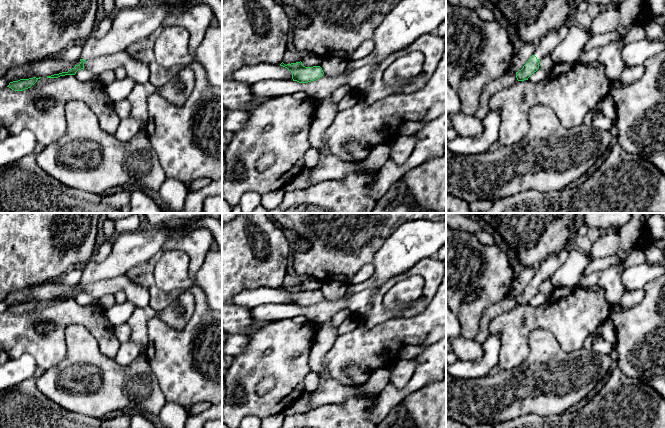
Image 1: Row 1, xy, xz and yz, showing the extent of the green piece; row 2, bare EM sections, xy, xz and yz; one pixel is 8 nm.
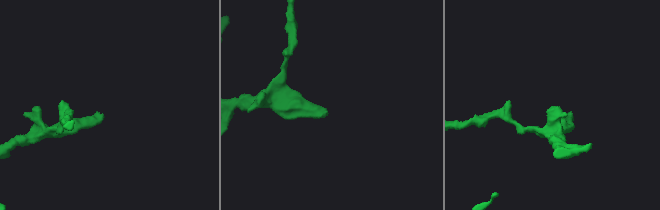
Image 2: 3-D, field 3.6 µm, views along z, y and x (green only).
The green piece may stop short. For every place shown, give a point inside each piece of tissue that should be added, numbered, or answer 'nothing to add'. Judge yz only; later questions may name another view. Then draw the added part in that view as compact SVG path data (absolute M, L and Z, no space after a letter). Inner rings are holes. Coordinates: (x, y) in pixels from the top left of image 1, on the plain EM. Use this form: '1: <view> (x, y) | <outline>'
1: yz (546, 269) | M569 249L551 254L541 264L535 266L535 275L533 279L541 284L543 281L550 279L556 270L558 270L567 260Z

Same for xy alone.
1: xy (129, 249) | M202 217L194 223L178 228L153 227L146 231L117 234L110 255L103 261L90 260L82 267L80 283L92 284L125 275L134 266L149 261L162 252L164 243L170 238L170 230L186 234L205 227L213 235L218 250L222 253L222 223L217 218Z

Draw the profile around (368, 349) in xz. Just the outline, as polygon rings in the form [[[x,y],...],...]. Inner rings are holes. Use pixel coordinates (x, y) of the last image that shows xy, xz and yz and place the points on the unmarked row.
[[[446,275],[434,298],[425,310],[417,315],[394,316],[371,329],[358,326],[351,332],[339,335],[331,350],[324,357],[326,366],[319,374],[319,385],[323,385],[328,379],[333,379],[347,388],[354,387],[346,371],[348,363],[353,363],[358,370],[368,374],[380,368],[391,369],[398,360],[398,353],[403,347],[419,345],[431,330],[439,325],[446,325]]]

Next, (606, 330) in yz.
[[[610,319],[600,324],[596,330],[591,333],[584,342],[584,348],[591,349],[593,345],[593,338],[595,335],[599,335],[605,341],[615,344],[617,341],[617,335],[615,327]]]

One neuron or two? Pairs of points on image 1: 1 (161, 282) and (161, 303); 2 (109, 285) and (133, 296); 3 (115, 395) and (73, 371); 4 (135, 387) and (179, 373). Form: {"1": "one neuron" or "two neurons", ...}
{"1": "two neurons", "2": "one neuron", "3": "one neuron", "4": "two neurons"}

